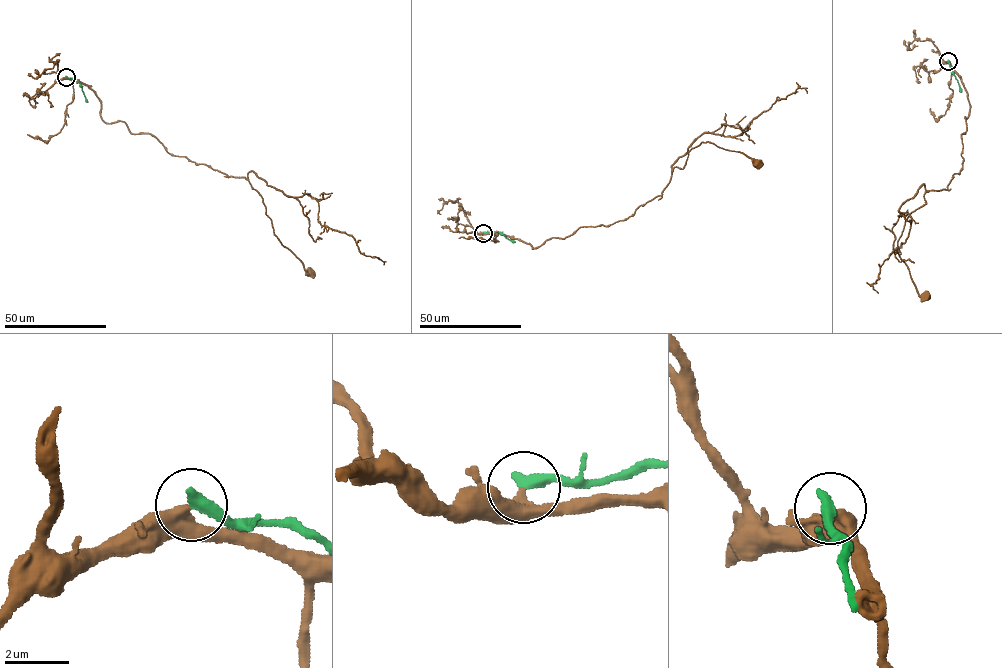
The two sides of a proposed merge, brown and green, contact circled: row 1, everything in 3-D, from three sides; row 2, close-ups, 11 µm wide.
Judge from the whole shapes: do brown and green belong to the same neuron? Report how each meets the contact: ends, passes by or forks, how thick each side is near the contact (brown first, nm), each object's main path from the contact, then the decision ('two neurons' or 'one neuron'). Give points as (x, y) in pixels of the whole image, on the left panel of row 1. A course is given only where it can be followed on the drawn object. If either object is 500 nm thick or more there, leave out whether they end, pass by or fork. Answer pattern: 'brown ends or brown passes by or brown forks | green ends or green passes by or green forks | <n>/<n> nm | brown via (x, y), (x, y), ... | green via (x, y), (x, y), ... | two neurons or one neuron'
brown passes by | green ends | 320/420 nm | brown via (66, 77), (94, 92), (107, 123), (123, 121), (170, 154), (246, 179), (274, 234), (310, 272) | green via (66, 77), (79, 83), (87, 102) | two neurons

